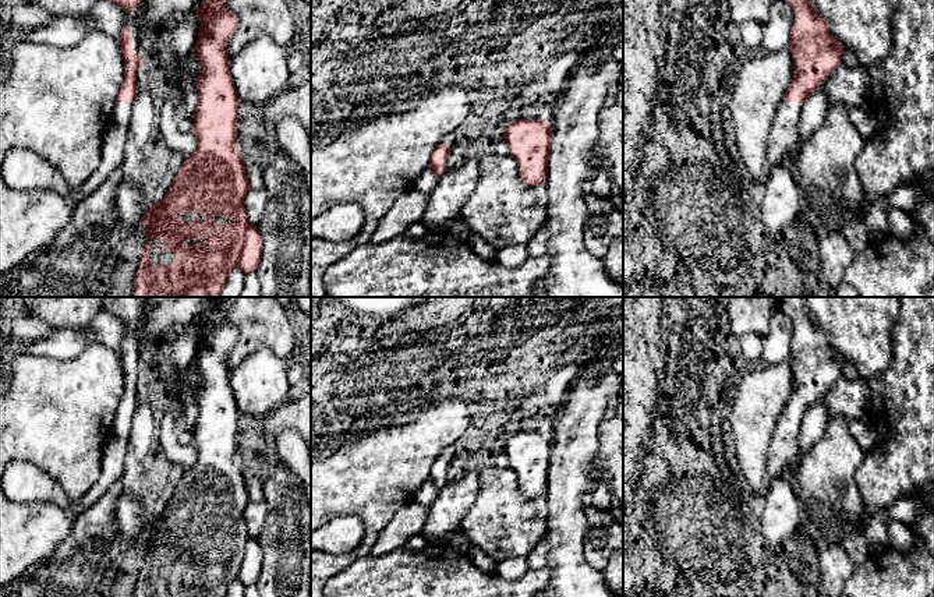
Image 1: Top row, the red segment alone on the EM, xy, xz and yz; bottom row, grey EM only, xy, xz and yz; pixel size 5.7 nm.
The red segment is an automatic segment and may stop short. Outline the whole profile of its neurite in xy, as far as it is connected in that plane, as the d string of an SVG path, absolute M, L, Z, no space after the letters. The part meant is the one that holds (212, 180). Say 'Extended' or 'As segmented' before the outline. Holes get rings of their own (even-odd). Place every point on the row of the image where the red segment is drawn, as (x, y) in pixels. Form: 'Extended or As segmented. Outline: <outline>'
Extended. Outline: M204 0L195 11L201 21L195 52L201 63L197 77L198 103L192 133L197 149L185 158L163 198L145 211L146 244L134 279L134 297L220 297L229 275L240 269L254 273L262 257L262 237L257 226L247 220L244 198L250 191L245 176L245 160L237 144L237 109L241 103L229 70L227 45L237 28L237 17L226 4L227 0Z

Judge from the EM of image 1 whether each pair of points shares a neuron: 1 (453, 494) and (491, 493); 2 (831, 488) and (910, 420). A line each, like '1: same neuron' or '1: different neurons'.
1: different neurons
2: different neurons

